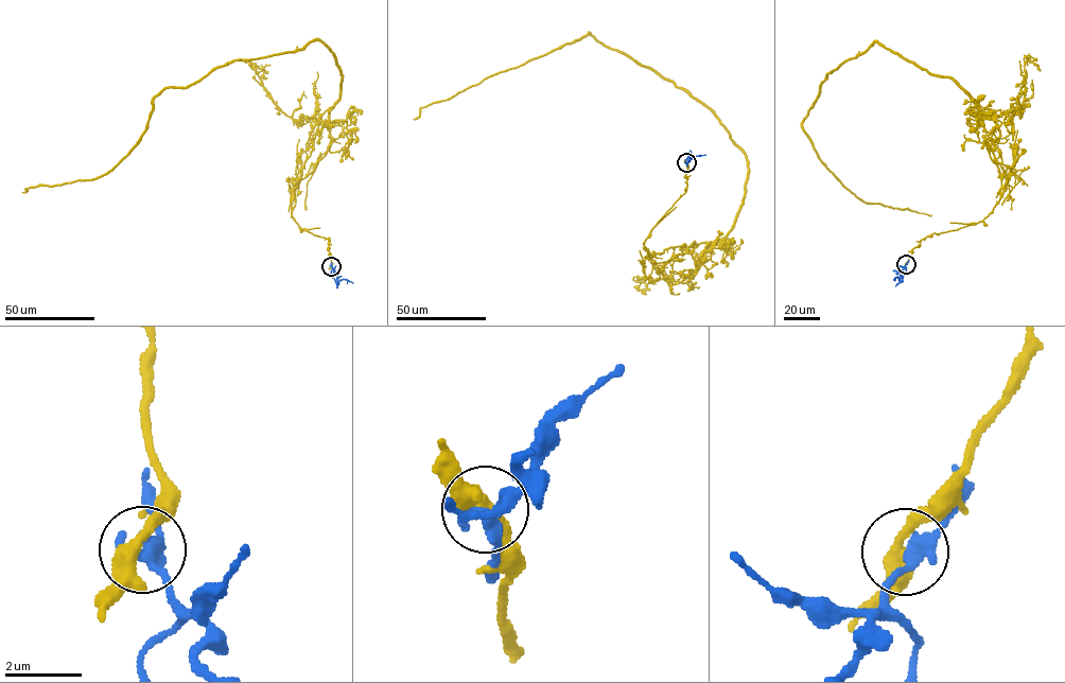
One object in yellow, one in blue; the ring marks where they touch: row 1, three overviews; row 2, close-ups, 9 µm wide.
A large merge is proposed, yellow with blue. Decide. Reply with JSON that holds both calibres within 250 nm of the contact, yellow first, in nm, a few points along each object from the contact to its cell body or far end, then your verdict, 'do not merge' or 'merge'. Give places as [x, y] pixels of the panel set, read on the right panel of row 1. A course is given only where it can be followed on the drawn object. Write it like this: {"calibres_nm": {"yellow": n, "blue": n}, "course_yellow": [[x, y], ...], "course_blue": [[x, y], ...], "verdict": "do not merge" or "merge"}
{"calibres_nm": {"yellow": 400, "blue": 320}, "course_yellow": [[905, 263], [983, 220], [1000, 173], [966, 92], [873, 44], [802, 129], [865, 202], [931, 215]], "course_blue": [[905, 263], [906, 272], [900, 280], [896, 276], [893, 280]], "verdict": "do not merge"}

